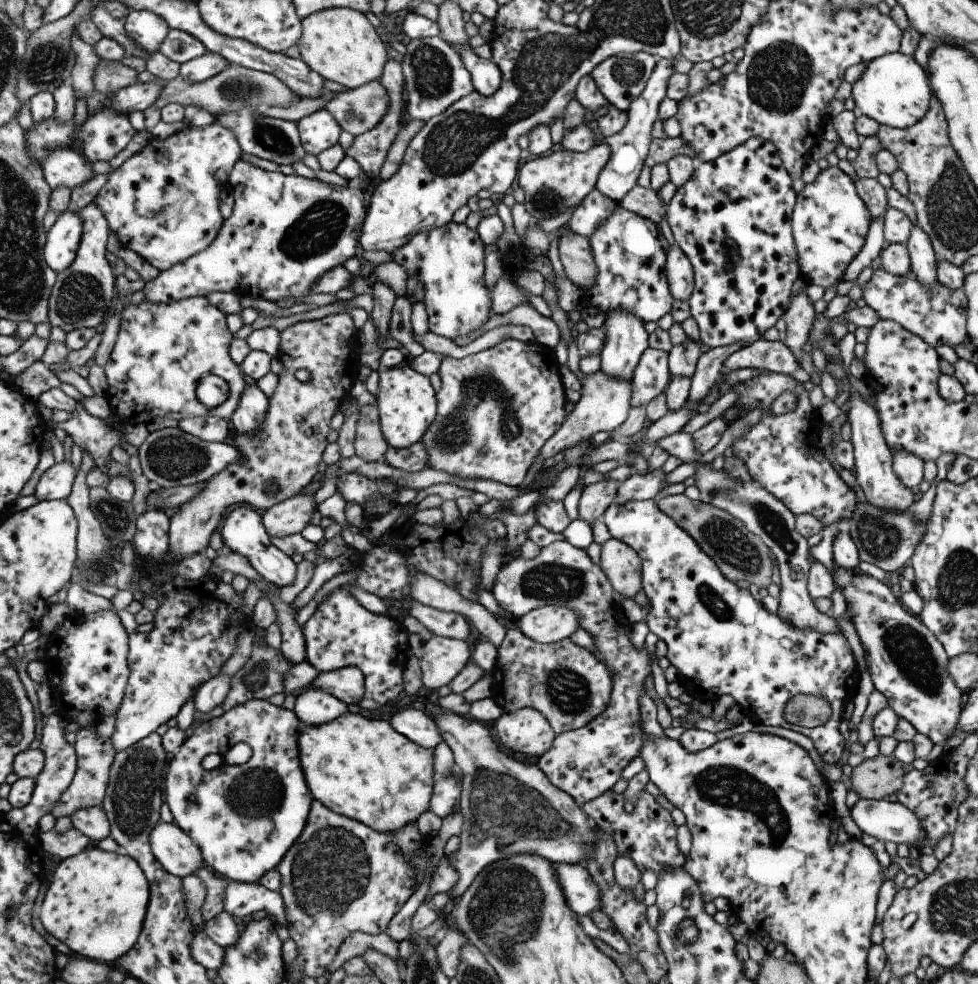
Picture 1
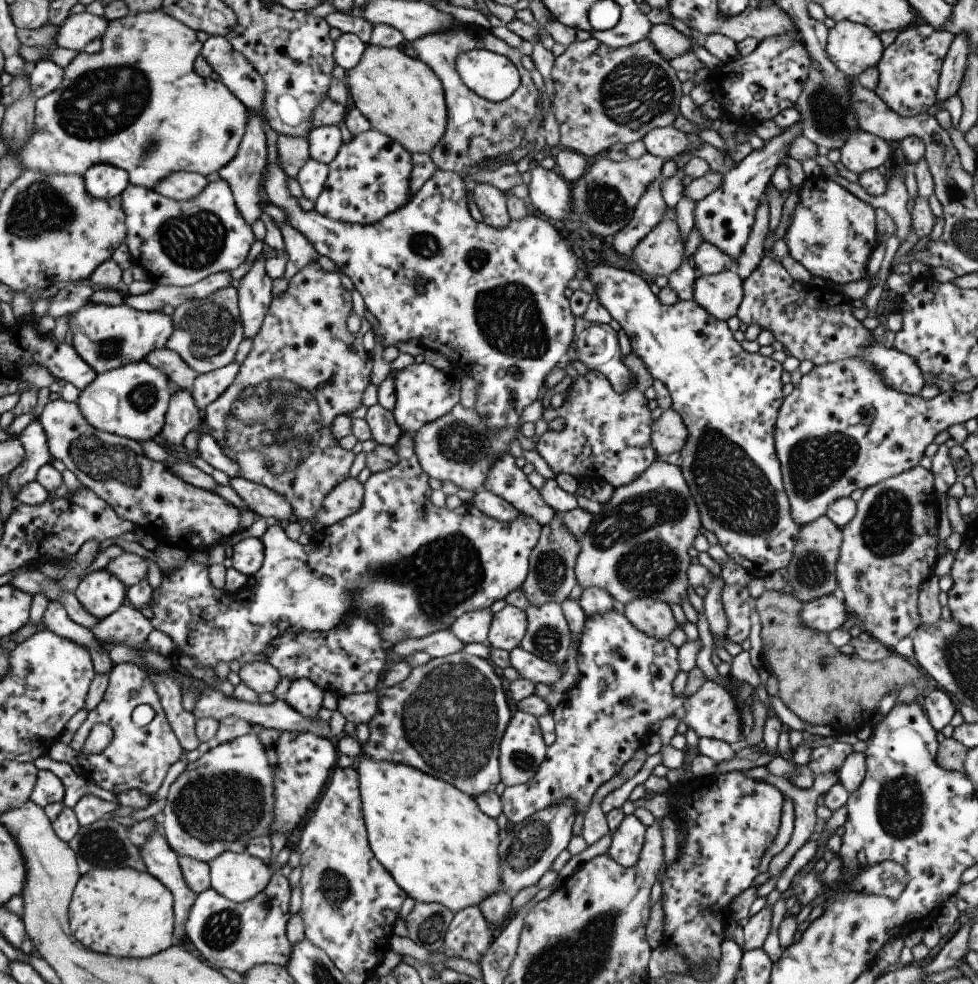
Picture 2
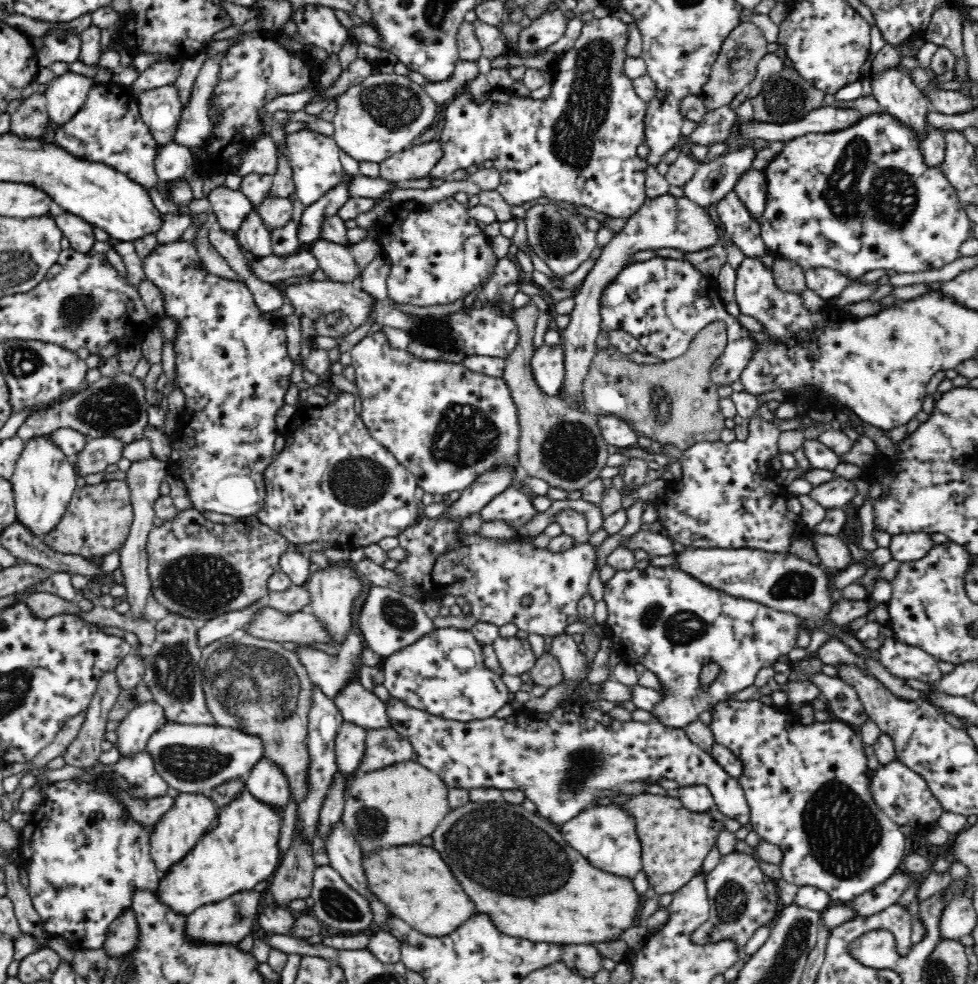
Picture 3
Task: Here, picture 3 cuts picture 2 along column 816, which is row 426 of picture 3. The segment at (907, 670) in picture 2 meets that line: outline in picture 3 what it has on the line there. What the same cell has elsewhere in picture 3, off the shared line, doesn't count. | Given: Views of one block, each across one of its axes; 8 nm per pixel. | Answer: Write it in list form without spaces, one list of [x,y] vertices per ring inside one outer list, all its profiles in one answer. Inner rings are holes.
[[[716,320],[696,333],[683,355],[668,361],[640,364],[628,359],[627,354],[610,344],[605,349],[597,349],[588,374],[582,382],[585,412],[596,416],[620,418],[630,425],[638,436],[648,436],[660,442],[662,446],[674,445],[681,451],[688,450],[697,442],[716,442],[720,438],[720,432],[725,428],[725,417],[718,406],[721,398],[716,391],[718,385],[710,379],[710,369],[714,360],[722,355],[726,345],[726,325]]]

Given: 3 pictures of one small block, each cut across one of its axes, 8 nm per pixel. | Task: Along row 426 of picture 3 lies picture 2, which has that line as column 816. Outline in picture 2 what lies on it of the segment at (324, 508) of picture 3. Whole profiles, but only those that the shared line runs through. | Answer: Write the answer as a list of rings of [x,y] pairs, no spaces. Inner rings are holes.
[[[765,254],[763,256],[762,262],[758,265],[758,268],[756,268],[756,270],[754,270],[754,272],[752,272],[752,274],[750,274],[750,276],[746,278],[746,280],[743,280],[743,295],[743,301],[741,302],[741,305],[737,310],[737,317],[742,322],[744,322],[744,324],[758,325],[761,328],[761,330],[770,330],[770,332],[773,333],[775,340],[778,340],[778,342],[782,342],[784,352],[786,352],[788,356],[794,356],[794,358],[798,358],[800,362],[802,362],[802,360],[810,360],[810,362],[813,362],[815,366],[825,365],[828,363],[835,363],[838,361],[842,361],[844,359],[858,357],[862,361],[872,365],[874,367],[874,370],[878,371],[878,374],[880,374],[882,380],[888,386],[893,387],[893,389],[897,390],[898,392],[909,395],[918,395],[919,392],[923,389],[923,386],[925,385],[925,380],[922,371],[918,366],[918,363],[911,356],[908,356],[908,354],[900,352],[896,348],[889,348],[885,345],[883,341],[875,339],[872,335],[872,332],[870,332],[862,325],[862,321],[854,317],[853,312],[855,308],[852,306],[851,299],[843,293],[833,291],[826,285],[814,286],[811,283],[800,283],[799,281],[796,281],[792,279],[792,277],[790,277],[790,274],[786,271],[786,269],[784,269],[784,266],[780,261],[772,259],[771,257],[768,257],[768,255]]]

